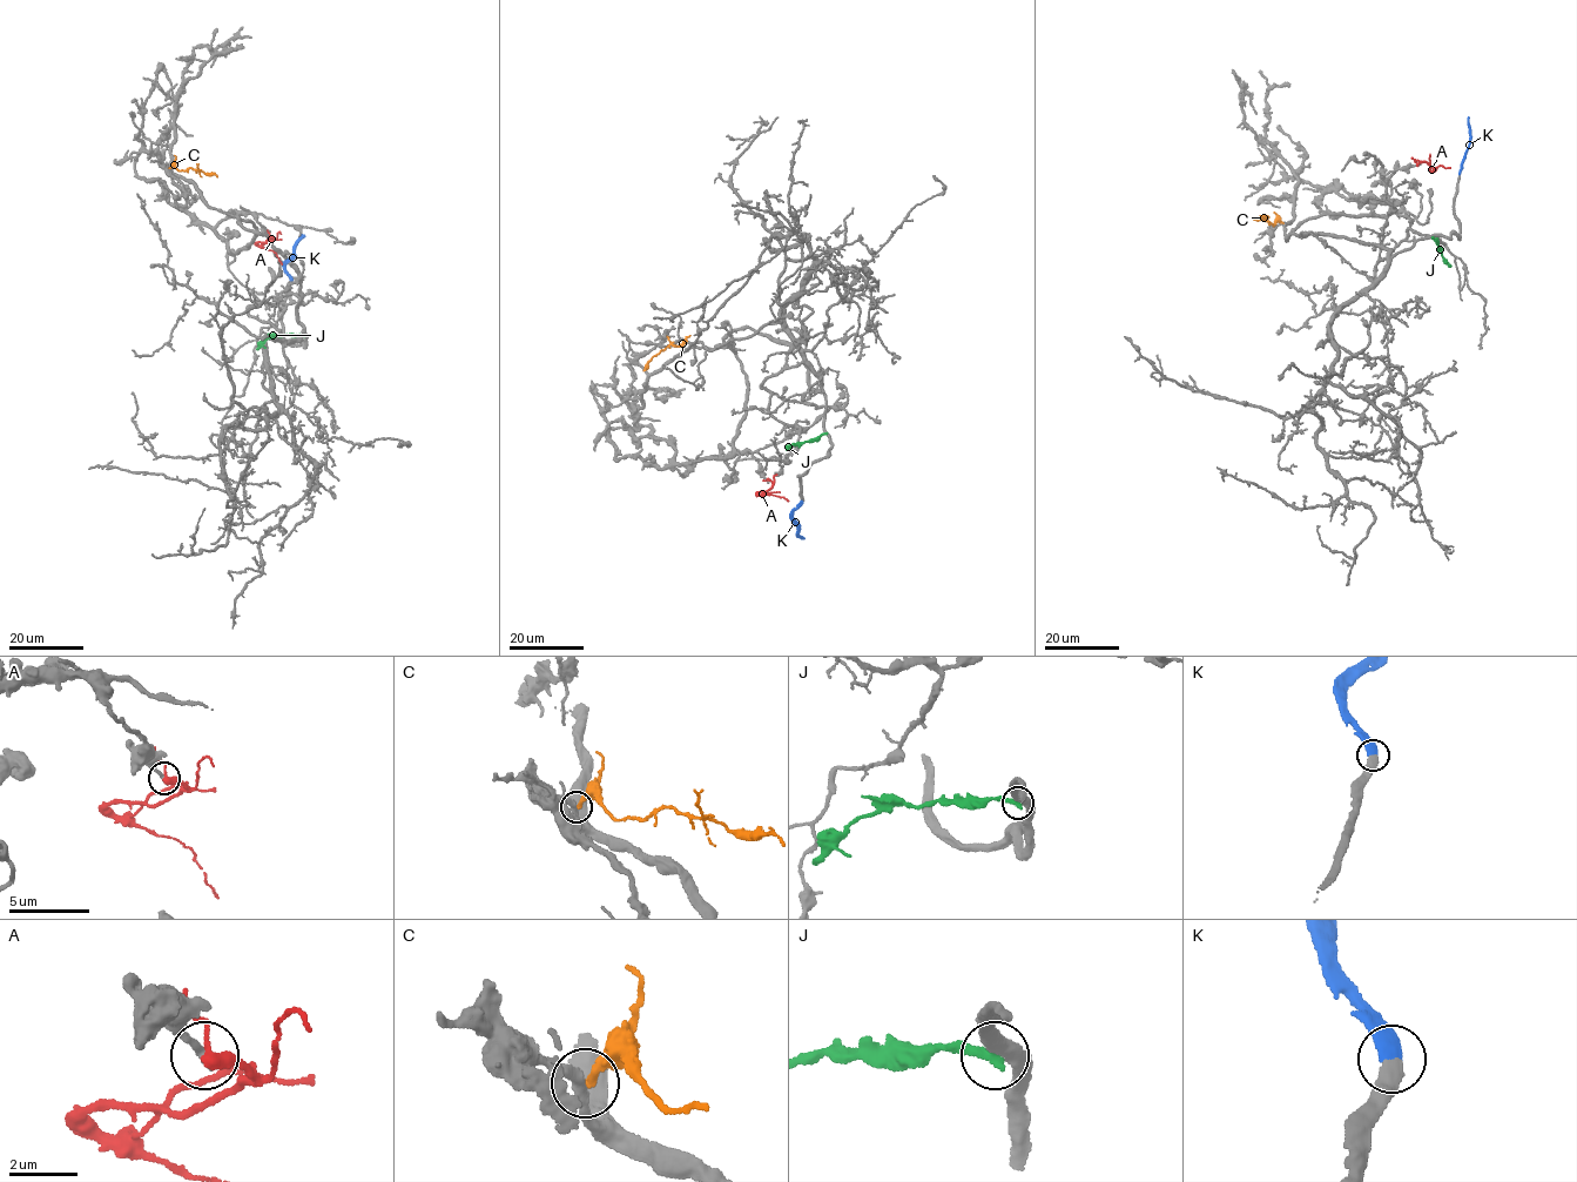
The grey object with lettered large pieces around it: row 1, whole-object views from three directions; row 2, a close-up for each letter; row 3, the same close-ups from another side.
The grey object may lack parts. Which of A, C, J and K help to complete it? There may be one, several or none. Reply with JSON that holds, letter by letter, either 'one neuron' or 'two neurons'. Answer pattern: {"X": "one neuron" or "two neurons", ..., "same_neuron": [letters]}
{"A": "two neurons", "C": "two neurons", "J": "two neurons", "K": "one neuron", "same_neuron": ["K"]}

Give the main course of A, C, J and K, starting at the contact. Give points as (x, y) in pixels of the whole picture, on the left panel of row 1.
A: (269, 236), (275, 240), (262, 246), (275, 253), (282, 264)
C: (169, 167), (173, 165), (179, 170), (189, 168), (217, 176)
J: (303, 335), (271, 336), (256, 349)
K: (291, 280), (284, 269), (285, 260), (291, 256), (295, 241), (302, 234)

